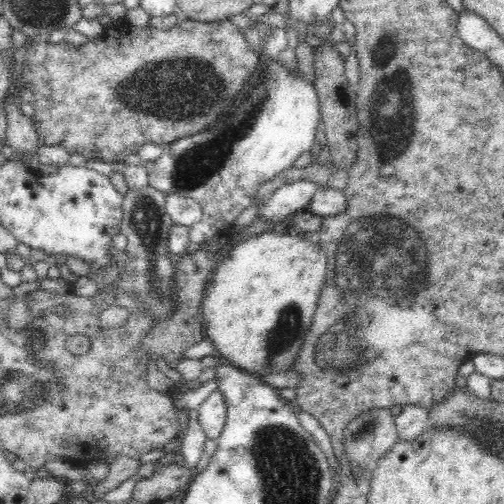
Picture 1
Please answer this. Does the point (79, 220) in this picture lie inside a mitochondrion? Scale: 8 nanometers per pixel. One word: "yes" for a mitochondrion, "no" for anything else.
no

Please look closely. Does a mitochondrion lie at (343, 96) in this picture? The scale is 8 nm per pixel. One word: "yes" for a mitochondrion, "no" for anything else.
no

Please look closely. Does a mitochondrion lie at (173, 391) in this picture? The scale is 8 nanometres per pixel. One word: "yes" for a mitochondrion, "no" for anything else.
no

